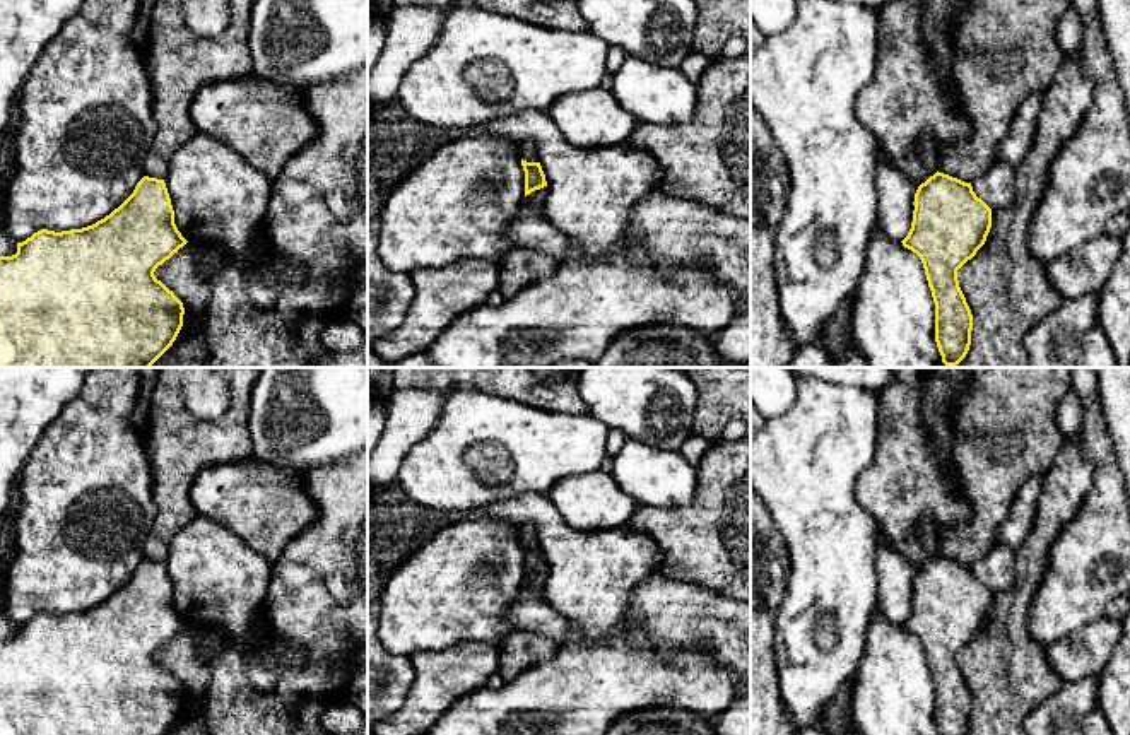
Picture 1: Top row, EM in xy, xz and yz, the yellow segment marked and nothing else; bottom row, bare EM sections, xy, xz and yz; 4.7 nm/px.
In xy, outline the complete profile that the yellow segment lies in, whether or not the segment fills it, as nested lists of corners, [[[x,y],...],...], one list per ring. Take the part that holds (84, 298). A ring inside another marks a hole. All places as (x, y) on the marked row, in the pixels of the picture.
[[[144,176],[133,193],[109,215],[92,226],[70,231],[41,229],[22,243],[17,243],[17,253],[0,256],[0,368],[150,368],[176,340],[185,308],[154,272],[169,260],[188,241],[174,224],[174,210],[164,179]]]

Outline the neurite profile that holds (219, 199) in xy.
[[[197,132],[169,159],[164,183],[181,236],[191,244],[222,246],[248,272],[250,301],[258,309],[275,308],[275,289],[263,275],[272,260],[263,222],[274,181],[234,149]]]

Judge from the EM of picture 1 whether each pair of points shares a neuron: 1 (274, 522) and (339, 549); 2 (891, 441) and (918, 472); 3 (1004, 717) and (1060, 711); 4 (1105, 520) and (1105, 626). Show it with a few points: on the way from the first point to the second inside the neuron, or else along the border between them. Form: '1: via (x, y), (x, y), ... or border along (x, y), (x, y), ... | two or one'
1: border along (306, 493), (317, 508), (317, 520), (274, 563) | two
2: via (898, 448), (912, 465) | one
3: border along (1060, 689), (1043, 699), (1026, 717) | two
4: border along (1103, 614), (1067, 635) | two

